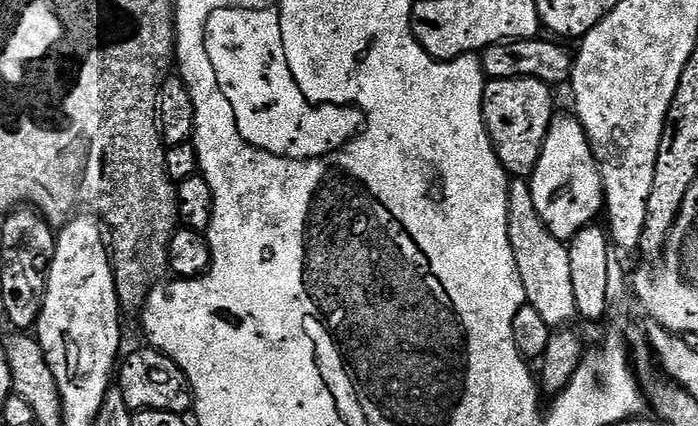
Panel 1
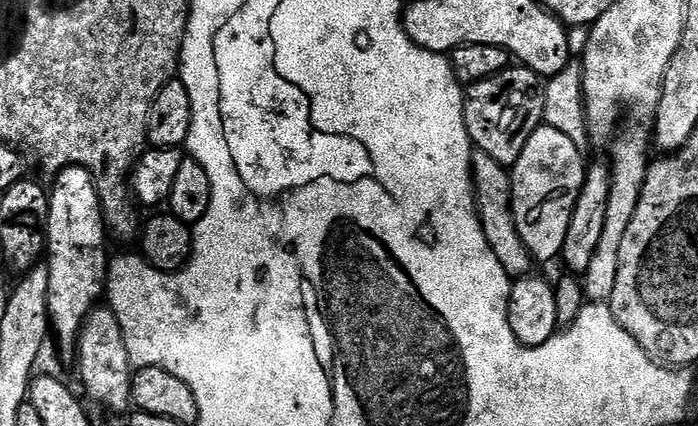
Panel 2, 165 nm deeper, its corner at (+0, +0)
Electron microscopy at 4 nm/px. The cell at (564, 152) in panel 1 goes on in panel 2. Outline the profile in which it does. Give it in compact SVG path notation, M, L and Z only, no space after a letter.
M541 126L530 134L522 158L511 165L512 217L528 253L537 261L557 259L586 175L585 153L561 131Z

